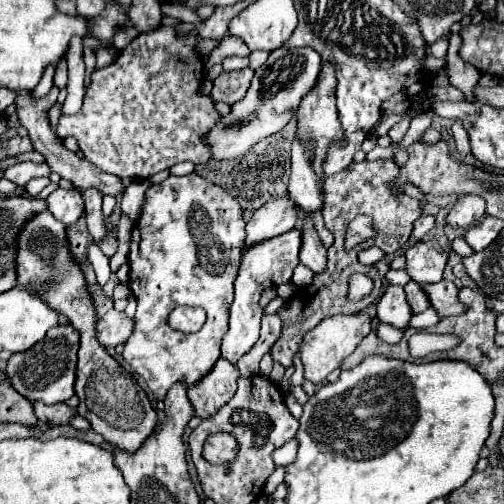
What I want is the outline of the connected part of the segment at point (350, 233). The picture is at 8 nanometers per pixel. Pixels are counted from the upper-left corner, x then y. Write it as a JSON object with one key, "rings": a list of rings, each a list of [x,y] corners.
{"rings":[[[359,216],[355,218],[351,224],[349,224],[349,230],[347,230],[347,248],[367,240],[367,238],[373,238],[373,228],[371,228],[371,218],[367,216]]]}

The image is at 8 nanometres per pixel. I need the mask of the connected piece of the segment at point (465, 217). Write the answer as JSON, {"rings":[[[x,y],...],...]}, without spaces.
{"rings":[[[465,194],[465,196],[461,196],[455,202],[453,210],[447,216],[447,224],[449,226],[459,226],[459,228],[465,230],[465,228],[477,224],[483,216],[485,216],[485,202],[483,202],[483,198]]]}

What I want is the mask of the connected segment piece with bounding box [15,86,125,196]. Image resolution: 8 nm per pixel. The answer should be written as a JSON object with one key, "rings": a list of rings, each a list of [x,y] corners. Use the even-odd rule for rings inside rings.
{"rings":[[[53,86],[49,90],[47,96],[43,98],[33,98],[33,90],[17,90],[17,100],[15,100],[15,106],[17,106],[17,116],[19,116],[19,122],[27,128],[29,132],[29,138],[33,142],[33,148],[37,152],[41,152],[45,156],[45,162],[49,164],[51,172],[57,172],[61,178],[67,178],[71,180],[79,190],[87,190],[89,186],[95,186],[99,188],[103,194],[113,194],[113,196],[119,196],[123,194],[123,184],[119,178],[111,176],[111,174],[103,174],[101,170],[95,170],[95,166],[91,166],[91,162],[87,162],[85,158],[79,158],[75,152],[67,150],[63,146],[63,142],[57,138],[57,134],[51,130],[51,124],[49,124],[49,108],[57,102],[57,96],[59,96],[59,88]]]}

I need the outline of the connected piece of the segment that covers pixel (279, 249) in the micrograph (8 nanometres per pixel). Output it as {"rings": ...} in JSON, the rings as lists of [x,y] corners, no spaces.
{"rings":[[[295,228],[275,238],[269,238],[267,242],[257,242],[255,246],[243,250],[239,276],[234,282],[234,300],[231,304],[229,330],[221,346],[221,356],[227,358],[229,362],[237,364],[237,360],[251,348],[251,344],[257,342],[259,322],[263,314],[263,308],[259,306],[259,296],[267,286],[279,286],[279,284],[289,282],[295,266],[299,264],[299,246],[301,246],[301,232]]]}

